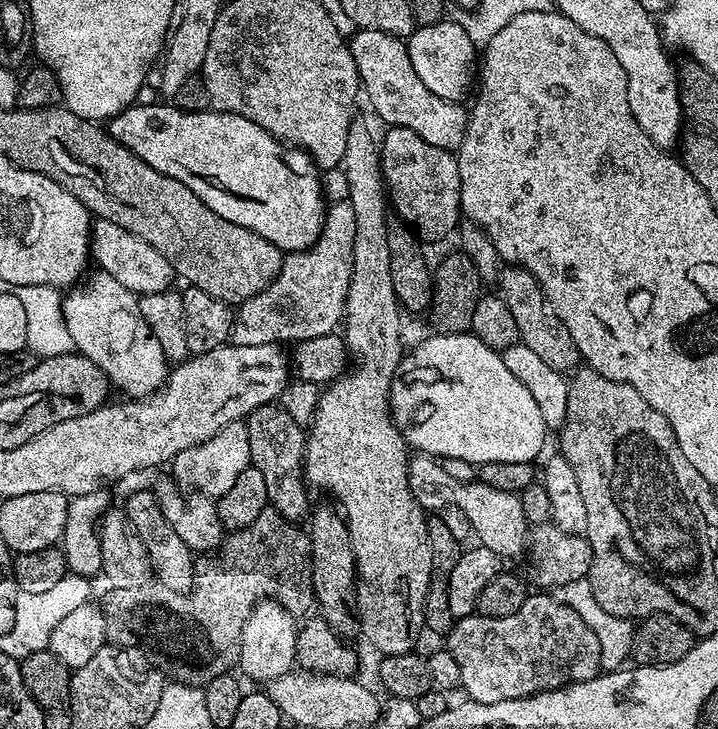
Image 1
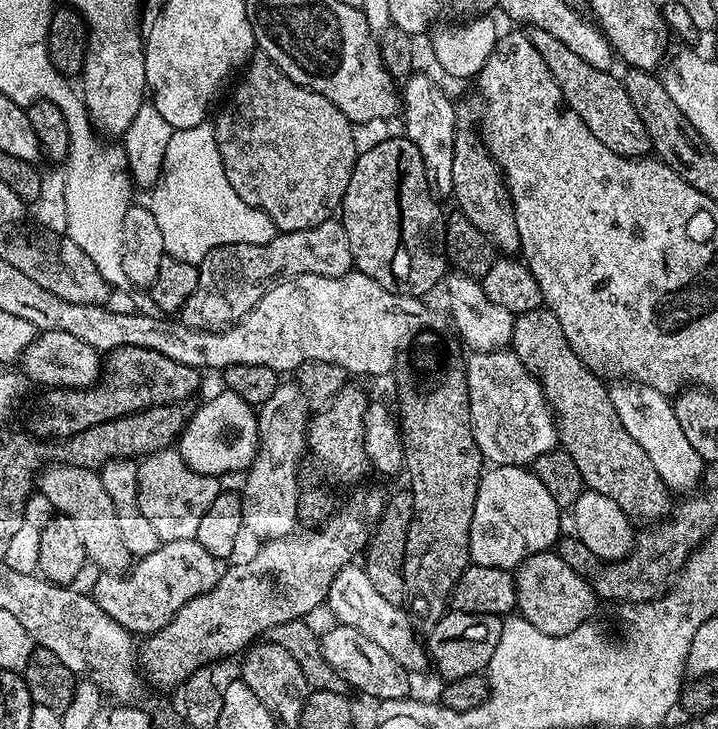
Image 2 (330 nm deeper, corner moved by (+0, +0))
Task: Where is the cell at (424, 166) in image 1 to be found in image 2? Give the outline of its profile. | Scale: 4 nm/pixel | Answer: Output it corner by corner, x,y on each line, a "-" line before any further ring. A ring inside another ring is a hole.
407,135
392,136
389,140
380,140
377,144
372,144
368,149
361,151
356,157
356,165
350,174
350,186
346,186
346,194
342,198
338,209
339,219
346,230
346,238
350,238
350,250
352,251
352,263
355,271
368,276
368,270
372,270
372,260
376,254
376,242
374,242
374,218
380,216
384,218
384,224
392,222
396,224
396,218
402,218
400,206
396,206
396,178
398,172
406,174
418,174
418,204
424,208
424,250
422,250
422,264
430,264
432,272
428,276
428,284
420,290
412,290
412,296
421,298
435,293
441,287
446,273
449,271
450,264
446,259
444,250
444,222
446,219
445,209
440,209
441,201
436,193
430,190
426,182
426,166
422,162
422,154
418,154
418,146
408,140
-
440,203
440,204
439,204
-
430,252
430,256
428,256
-
445,271
445,272
444,272

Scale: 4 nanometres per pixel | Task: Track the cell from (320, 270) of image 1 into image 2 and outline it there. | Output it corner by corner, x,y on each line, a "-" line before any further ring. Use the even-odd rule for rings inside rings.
333,218
314,226
310,230
297,232
280,232
265,244
227,244
218,246
206,254
206,258
198,265
198,288
180,307
179,319
191,328
207,328
219,330
235,324
246,315
259,300
265,296
268,289
281,278
301,276
302,274
322,274
323,276
341,276
353,271
350,238
346,238
346,230
339,219

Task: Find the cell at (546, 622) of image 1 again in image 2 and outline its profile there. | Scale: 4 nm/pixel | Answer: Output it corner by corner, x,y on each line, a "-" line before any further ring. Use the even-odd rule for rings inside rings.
359,563
347,564
336,571
336,577
330,582
326,608
336,615
335,619
339,623
354,626
354,630
362,630
370,642
382,646
382,650
386,650
386,654
390,654
390,658
394,658
394,662
398,662
409,674
429,667
430,657
425,645
412,629
413,617
401,605
386,602
386,598
378,594
378,590
374,590
374,582
370,582

